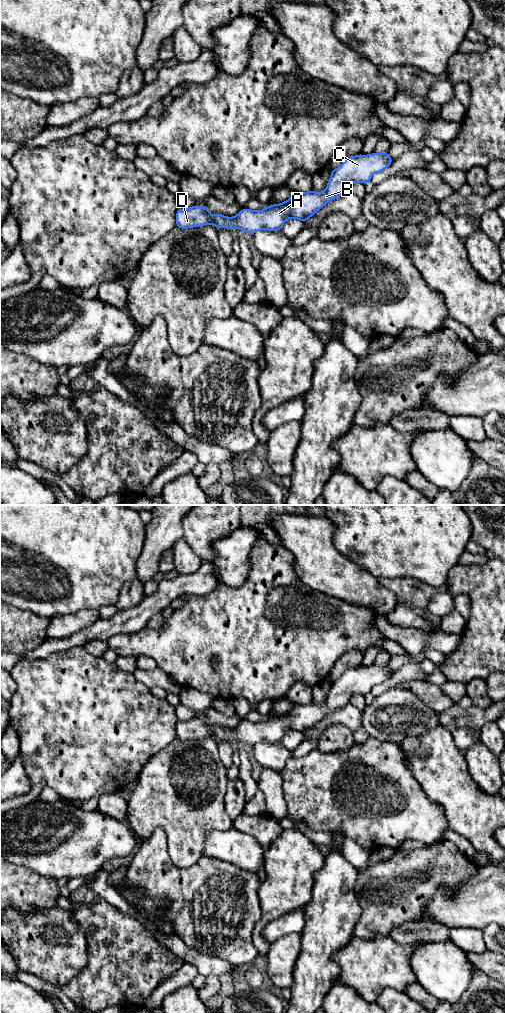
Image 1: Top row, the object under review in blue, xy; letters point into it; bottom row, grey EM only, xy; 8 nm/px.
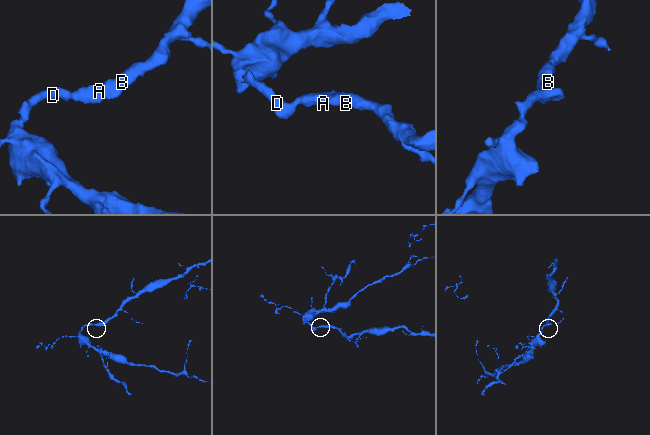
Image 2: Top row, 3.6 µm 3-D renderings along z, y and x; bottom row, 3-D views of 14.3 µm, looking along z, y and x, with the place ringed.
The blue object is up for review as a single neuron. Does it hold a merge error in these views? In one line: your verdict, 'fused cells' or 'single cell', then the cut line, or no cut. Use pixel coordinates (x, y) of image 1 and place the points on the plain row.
single cell; cut none

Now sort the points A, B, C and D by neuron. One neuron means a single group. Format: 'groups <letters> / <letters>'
groups A B C D

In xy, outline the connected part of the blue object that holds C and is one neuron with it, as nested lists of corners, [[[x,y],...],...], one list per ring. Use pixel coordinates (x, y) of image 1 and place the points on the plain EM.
[[[389,665],[358,666],[331,682],[324,704],[294,704],[285,714],[269,717],[264,722],[244,720],[234,729],[213,725],[205,719],[194,717],[177,722],[176,739],[188,741],[212,736],[217,740],[240,741],[252,747],[260,742],[281,743],[288,731],[294,730],[305,735],[330,712],[350,703],[353,695],[370,696],[373,686],[383,683],[391,676]]]

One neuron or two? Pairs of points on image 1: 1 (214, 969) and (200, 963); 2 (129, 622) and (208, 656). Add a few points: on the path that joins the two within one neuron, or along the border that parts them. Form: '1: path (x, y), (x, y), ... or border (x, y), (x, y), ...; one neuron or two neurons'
1: path (211, 966), (203, 963); one neuron
2: border (145, 626), (134, 632), (120, 634); two neurons

